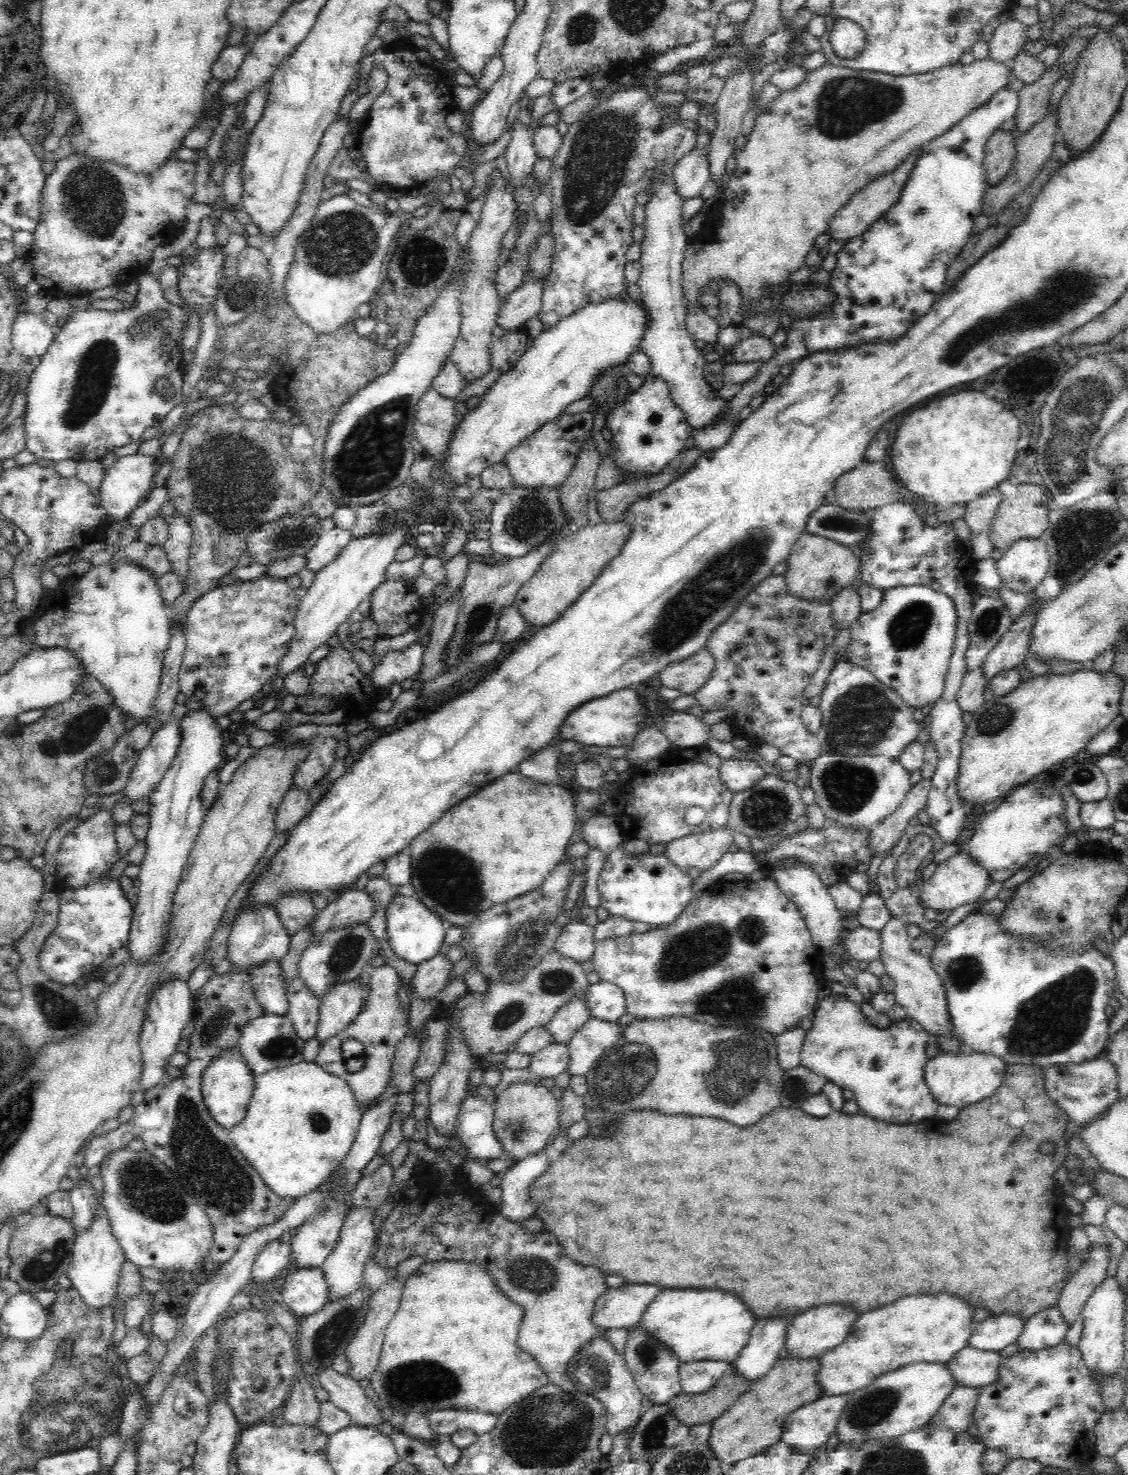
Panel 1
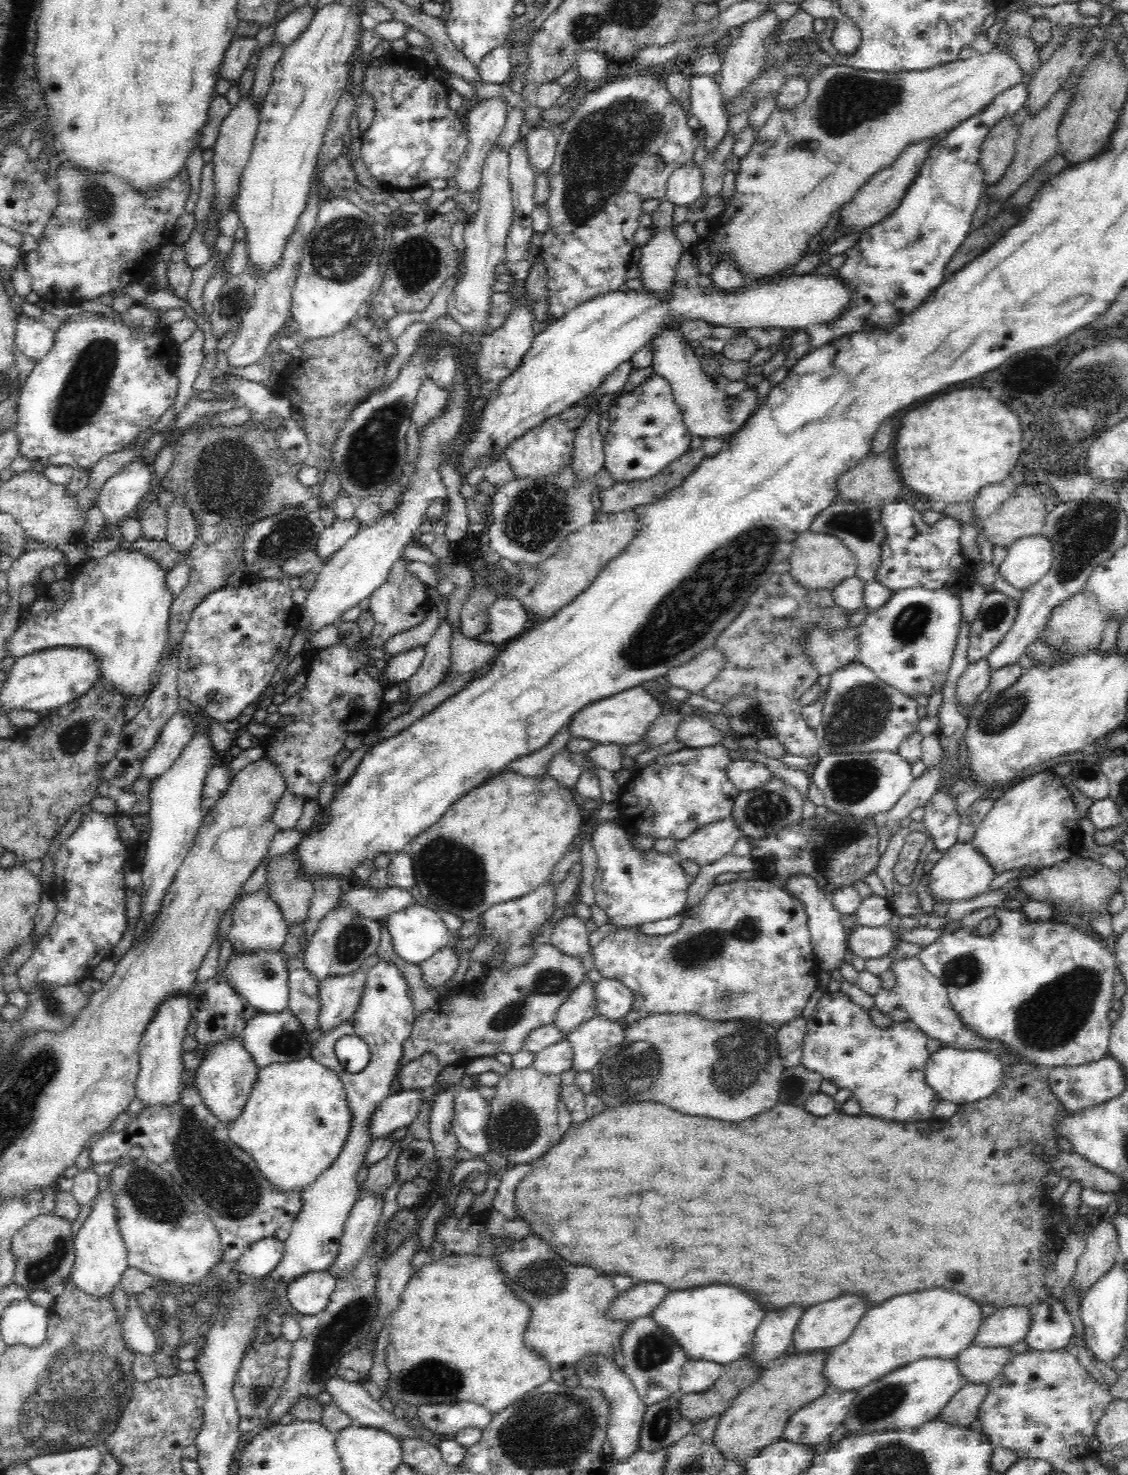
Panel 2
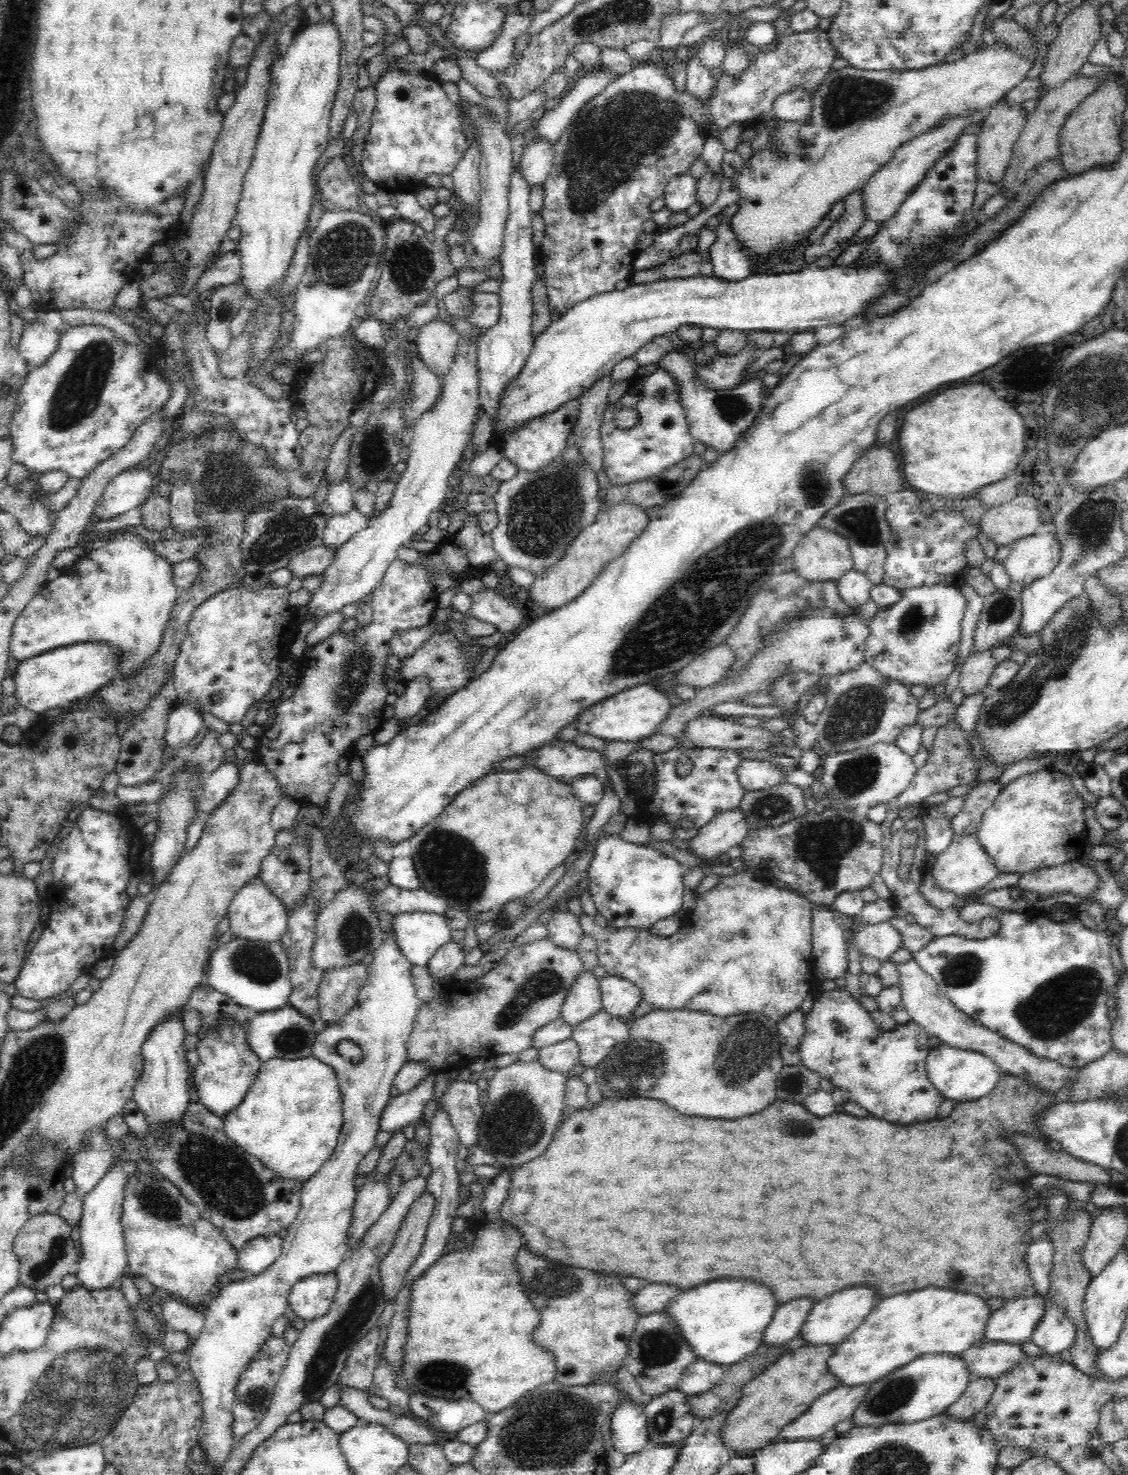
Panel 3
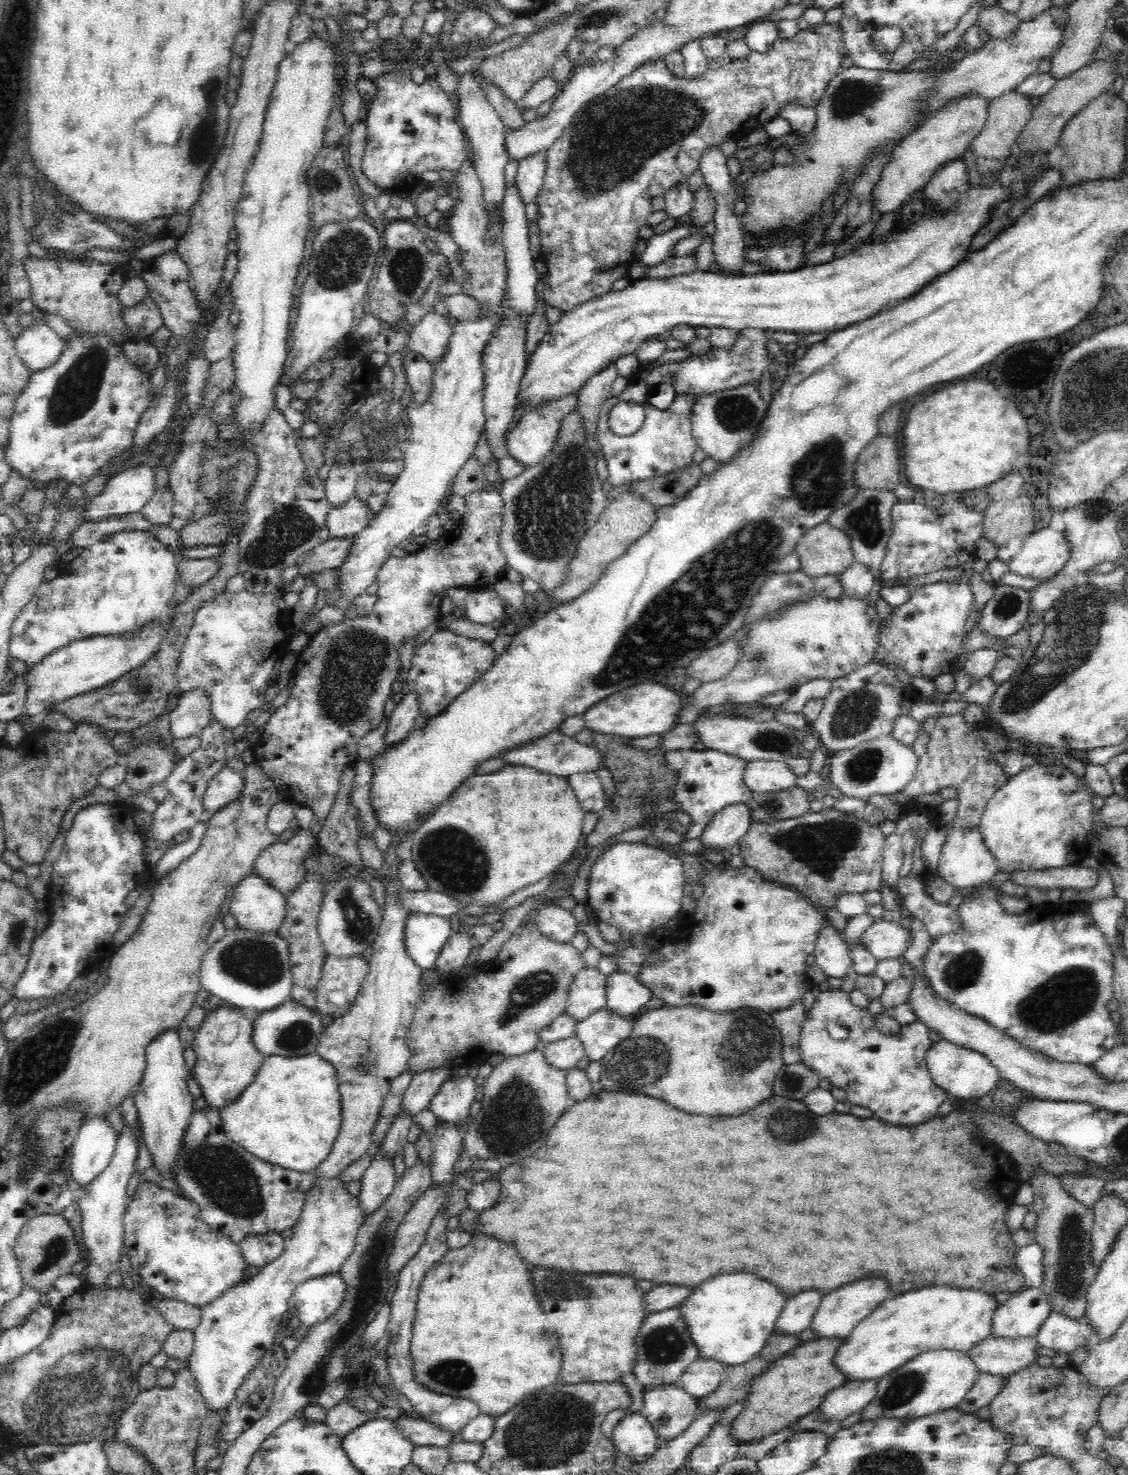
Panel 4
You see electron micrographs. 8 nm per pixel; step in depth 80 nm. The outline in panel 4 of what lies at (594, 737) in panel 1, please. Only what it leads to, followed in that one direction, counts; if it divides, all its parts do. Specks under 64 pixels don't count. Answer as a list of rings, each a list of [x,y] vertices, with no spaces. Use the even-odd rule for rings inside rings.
[[[646,681],[644,684],[612,693],[593,704],[592,708],[581,715],[584,719],[584,728],[590,729],[593,733],[627,737],[632,740],[662,734],[672,729],[675,720],[679,718],[680,706],[682,706],[680,700],[682,698],[676,692],[668,690],[666,686]]]

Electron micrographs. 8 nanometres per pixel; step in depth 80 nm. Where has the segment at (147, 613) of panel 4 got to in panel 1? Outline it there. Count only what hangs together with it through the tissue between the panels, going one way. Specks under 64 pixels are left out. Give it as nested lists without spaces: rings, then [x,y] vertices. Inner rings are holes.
[[[122,561],[122,564],[114,566],[114,564],[104,564],[104,566],[96,566],[92,568],[84,578],[72,578],[70,580],[70,588],[68,588],[68,582],[64,582],[58,590],[54,590],[54,594],[50,590],[50,594],[46,596],[46,600],[41,600],[40,620],[38,624],[34,624],[32,628],[32,634],[34,634],[34,644],[36,646],[42,646],[42,649],[49,648],[65,648],[72,652],[72,655],[76,656],[76,659],[80,662],[80,667],[84,667],[88,674],[91,674],[96,680],[100,681],[100,684],[106,689],[108,695],[112,696],[112,702],[116,703],[116,707],[120,708],[120,713],[124,717],[128,718],[128,725],[133,723],[146,723],[151,721],[156,714],[155,708],[153,708],[153,702],[157,696],[157,690],[160,688],[161,672],[163,669],[163,658],[167,650],[168,643],[170,642],[170,618],[168,617],[168,611],[165,609],[164,600],[160,597],[160,588],[156,583],[156,576],[152,575],[152,572],[148,571],[148,568],[138,567],[136,564]]]

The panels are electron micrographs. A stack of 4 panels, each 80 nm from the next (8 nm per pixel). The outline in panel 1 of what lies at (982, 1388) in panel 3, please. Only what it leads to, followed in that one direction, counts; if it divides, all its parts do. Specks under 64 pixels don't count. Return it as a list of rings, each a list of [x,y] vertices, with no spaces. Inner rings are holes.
[[[955,1385],[929,1424],[951,1432],[967,1432],[974,1421],[974,1406],[978,1389]]]

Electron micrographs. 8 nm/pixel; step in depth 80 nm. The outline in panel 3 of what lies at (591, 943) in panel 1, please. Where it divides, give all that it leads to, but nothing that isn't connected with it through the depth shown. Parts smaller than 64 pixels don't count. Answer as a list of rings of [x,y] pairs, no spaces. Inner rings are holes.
[[[565,908],[559,909],[547,923],[549,932],[548,939],[556,946],[562,949],[568,949],[569,952],[580,952],[579,945],[583,938],[583,928],[578,916]]]

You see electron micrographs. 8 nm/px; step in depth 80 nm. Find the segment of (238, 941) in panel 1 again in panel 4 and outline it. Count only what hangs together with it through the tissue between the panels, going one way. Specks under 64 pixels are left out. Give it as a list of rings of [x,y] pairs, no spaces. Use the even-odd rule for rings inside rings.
[[[254,874],[236,886],[228,912],[234,917],[238,929],[278,935],[286,917],[286,897]]]

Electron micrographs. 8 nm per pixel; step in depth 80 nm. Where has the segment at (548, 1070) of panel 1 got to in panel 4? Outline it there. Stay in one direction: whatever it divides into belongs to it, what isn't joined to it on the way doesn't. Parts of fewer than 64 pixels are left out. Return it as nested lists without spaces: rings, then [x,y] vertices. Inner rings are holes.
[[[572,1035],[570,1038],[546,1044],[542,1053],[549,1065],[570,1072],[584,1056],[584,1047],[580,1039]]]

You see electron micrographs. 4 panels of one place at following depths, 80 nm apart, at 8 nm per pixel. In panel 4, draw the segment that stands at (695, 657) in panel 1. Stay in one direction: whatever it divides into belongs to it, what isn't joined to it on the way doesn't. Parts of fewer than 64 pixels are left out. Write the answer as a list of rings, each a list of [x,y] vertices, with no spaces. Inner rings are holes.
[[[732,639],[702,652],[686,666],[686,676],[699,680],[700,684],[724,678],[739,661],[741,650]]]

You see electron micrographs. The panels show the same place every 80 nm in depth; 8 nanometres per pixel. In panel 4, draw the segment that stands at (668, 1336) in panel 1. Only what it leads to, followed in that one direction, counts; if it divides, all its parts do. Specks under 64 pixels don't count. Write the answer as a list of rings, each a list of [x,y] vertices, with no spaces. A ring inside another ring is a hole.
[[[720,1274],[692,1290],[692,1296],[676,1308],[680,1310],[700,1359],[735,1366],[751,1360],[767,1344],[784,1302],[784,1294],[770,1282],[750,1274]]]

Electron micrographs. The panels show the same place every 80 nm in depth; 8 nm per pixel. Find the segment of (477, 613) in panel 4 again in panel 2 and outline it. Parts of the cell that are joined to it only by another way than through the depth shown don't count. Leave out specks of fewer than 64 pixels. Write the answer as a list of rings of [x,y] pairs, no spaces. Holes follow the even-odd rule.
[[[514,597],[501,598],[488,607],[491,625],[484,634],[487,643],[501,646],[507,640],[515,639],[527,628],[528,621],[525,608]]]

